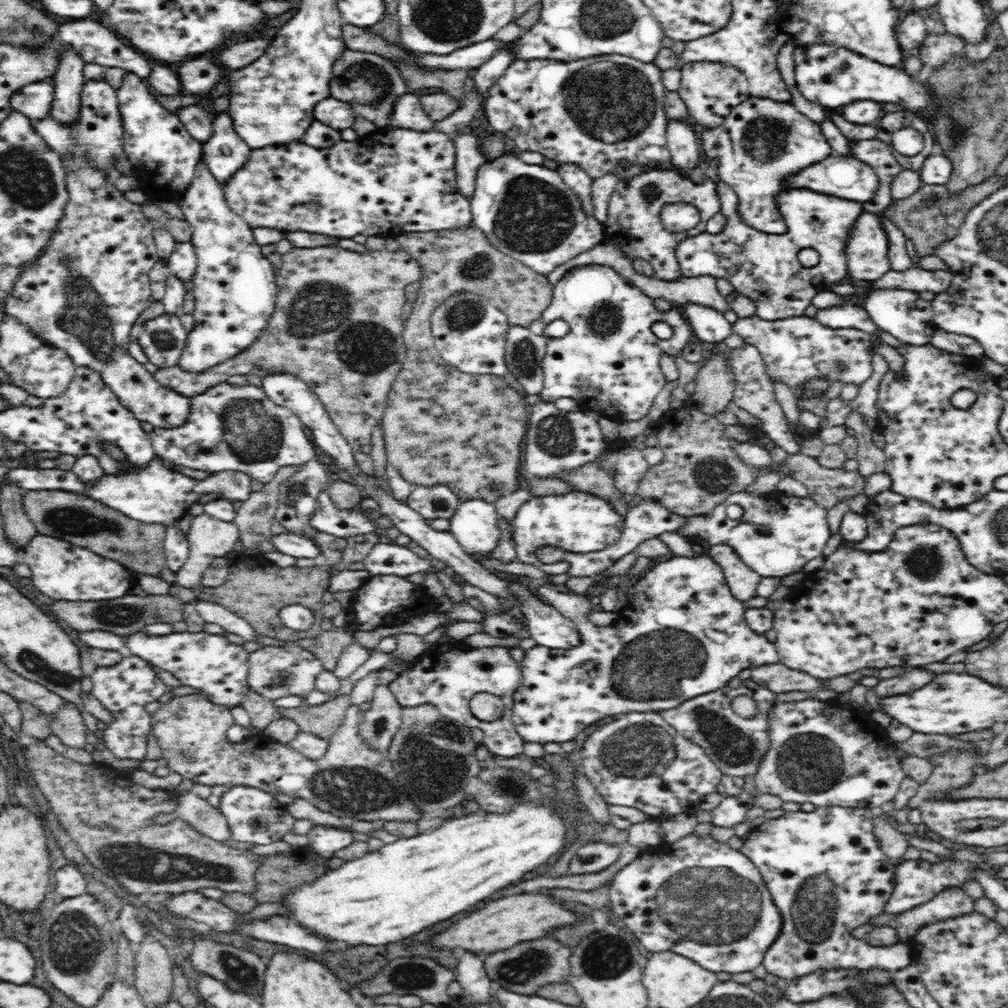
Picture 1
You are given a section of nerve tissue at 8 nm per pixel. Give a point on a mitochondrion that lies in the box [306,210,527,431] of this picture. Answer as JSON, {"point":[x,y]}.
{"point":[464,315]}

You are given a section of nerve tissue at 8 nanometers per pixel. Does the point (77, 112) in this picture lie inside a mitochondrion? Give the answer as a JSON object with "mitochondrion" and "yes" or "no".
{"mitochondrion":"no"}

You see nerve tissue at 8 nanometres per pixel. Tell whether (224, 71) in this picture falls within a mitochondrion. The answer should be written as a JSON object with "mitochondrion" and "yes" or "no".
{"mitochondrion":"no"}

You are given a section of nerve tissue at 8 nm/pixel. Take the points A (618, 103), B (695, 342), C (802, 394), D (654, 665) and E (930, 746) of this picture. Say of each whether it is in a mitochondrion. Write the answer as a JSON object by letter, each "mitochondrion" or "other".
{"A":"mitochondrion","B":"other","C":"other","D":"mitochondrion","E":"mitochondrion"}

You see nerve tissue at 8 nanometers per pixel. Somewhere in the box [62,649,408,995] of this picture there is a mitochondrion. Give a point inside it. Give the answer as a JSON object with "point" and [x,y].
{"point":[134,861]}

